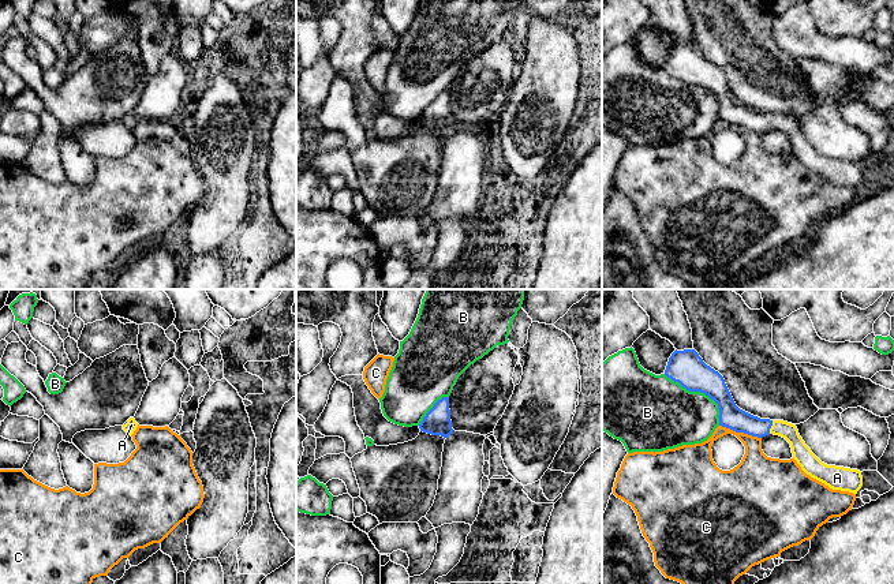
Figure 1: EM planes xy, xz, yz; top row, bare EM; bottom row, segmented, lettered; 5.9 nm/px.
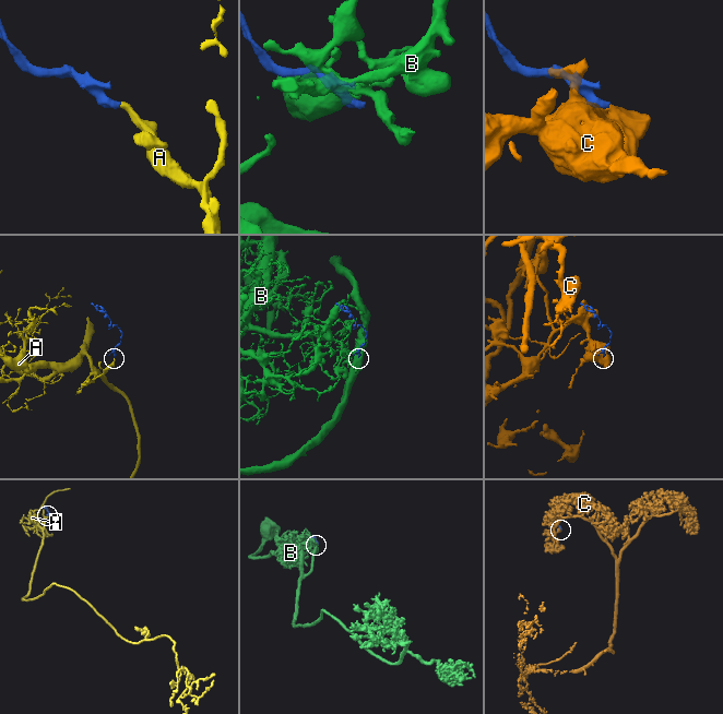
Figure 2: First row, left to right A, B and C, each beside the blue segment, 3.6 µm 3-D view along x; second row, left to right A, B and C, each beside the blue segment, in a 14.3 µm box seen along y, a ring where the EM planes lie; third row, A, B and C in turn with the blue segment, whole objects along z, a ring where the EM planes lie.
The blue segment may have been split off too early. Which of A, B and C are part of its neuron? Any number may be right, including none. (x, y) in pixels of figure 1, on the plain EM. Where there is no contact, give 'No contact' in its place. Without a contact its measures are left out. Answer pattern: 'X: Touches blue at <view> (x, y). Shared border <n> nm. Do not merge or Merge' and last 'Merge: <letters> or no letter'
A: Touches blue at yz (770, 122). Shared border 80 nm. Merge
B: Touches blue at yz (700, 86). Shared border 440 nm. Do not merge
C: Touches blue at yz (740, 126). Shared border 260 nm. Do not merge
Merge: A

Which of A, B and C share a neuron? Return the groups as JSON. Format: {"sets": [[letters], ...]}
{"sets": [["A"], ["B"], ["C"]]}

